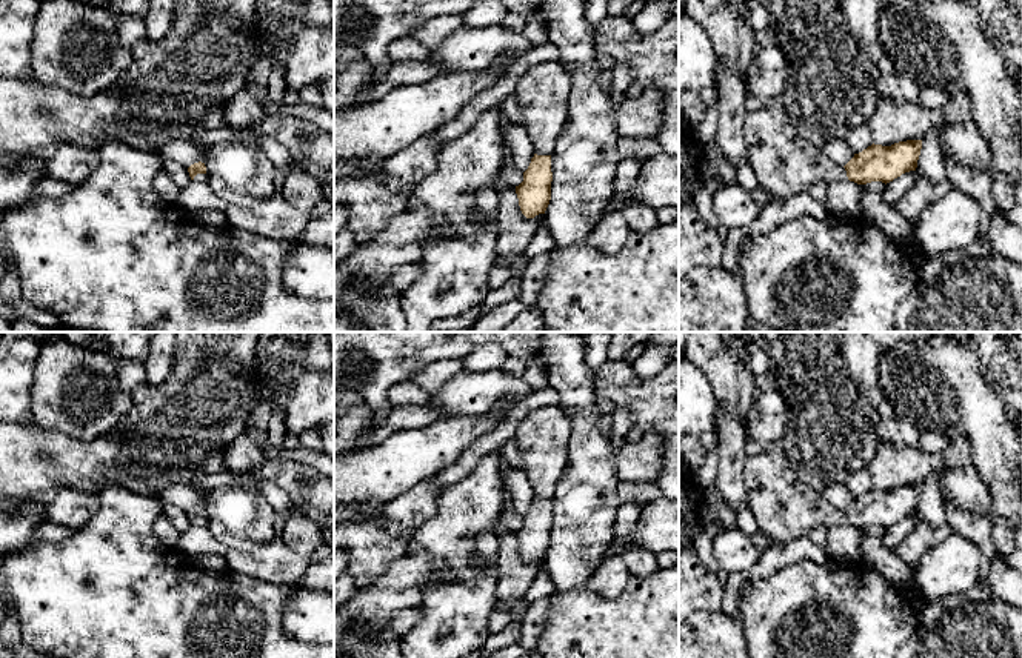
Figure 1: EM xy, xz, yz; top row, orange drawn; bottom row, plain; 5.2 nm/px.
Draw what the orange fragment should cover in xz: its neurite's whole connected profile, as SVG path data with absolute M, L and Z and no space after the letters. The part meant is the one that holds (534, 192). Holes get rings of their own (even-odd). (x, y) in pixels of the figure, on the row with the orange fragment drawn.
M545 61L529 68L519 80L514 95L522 109L522 125L526 129L534 157L528 169L523 172L523 181L516 186L519 206L526 218L545 214L551 200L551 154L556 140L566 123L566 111L569 105L571 74L560 61Z

